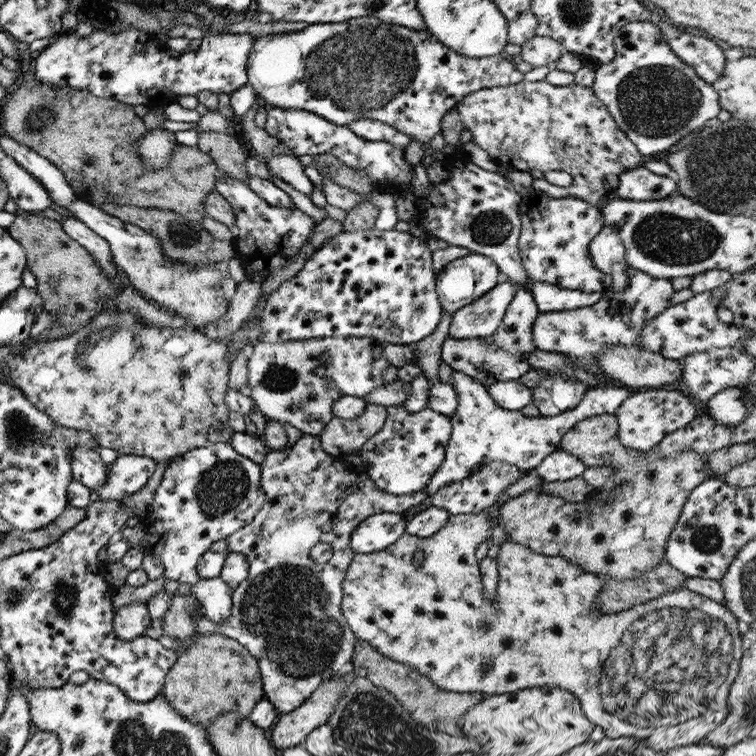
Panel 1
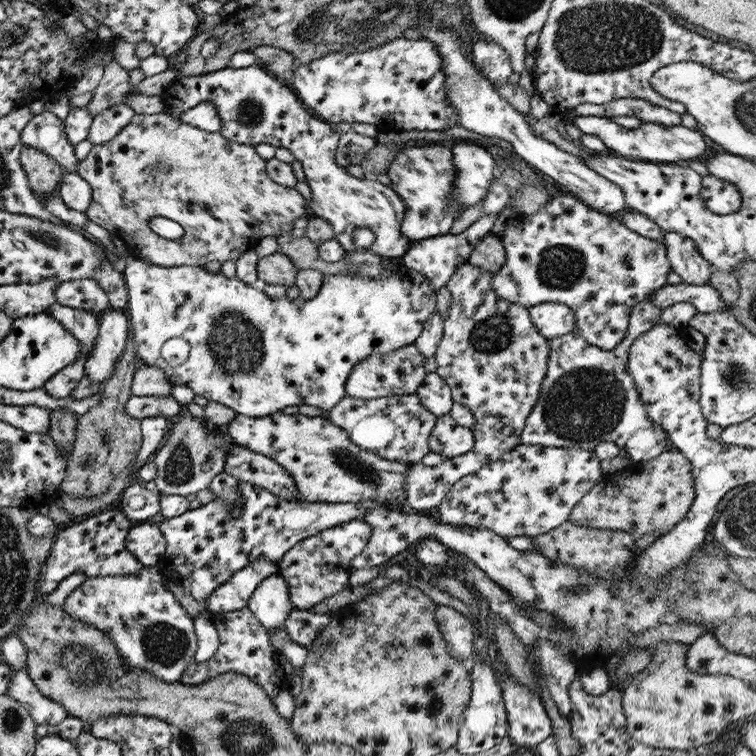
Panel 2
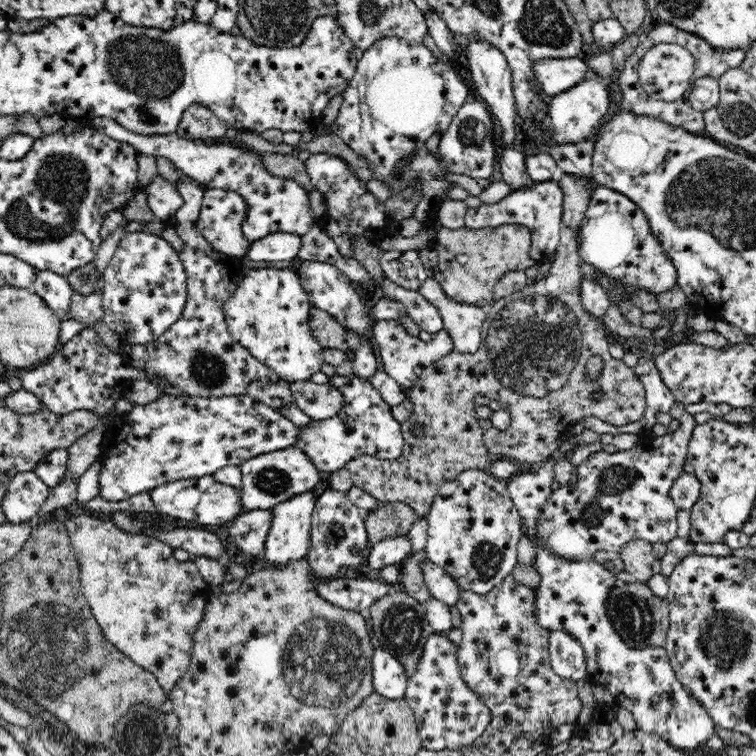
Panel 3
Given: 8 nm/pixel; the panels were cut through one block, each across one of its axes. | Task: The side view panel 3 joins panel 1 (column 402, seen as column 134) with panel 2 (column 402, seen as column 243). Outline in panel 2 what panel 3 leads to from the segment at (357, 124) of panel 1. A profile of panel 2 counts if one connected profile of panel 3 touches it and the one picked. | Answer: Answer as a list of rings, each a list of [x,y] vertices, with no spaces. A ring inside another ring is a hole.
[[[448,144],[413,146],[397,151],[387,170],[389,188],[407,205],[399,231],[412,241],[431,238],[450,232],[455,217],[463,210],[449,206],[451,189],[455,189],[455,166]]]

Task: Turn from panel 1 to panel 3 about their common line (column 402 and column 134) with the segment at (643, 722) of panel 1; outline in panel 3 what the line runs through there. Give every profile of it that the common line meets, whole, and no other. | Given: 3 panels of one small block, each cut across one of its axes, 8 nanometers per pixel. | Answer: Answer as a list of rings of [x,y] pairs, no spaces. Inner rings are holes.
[[[81,512],[70,516],[64,523],[79,562],[81,592],[103,635],[132,662],[154,674],[166,696],[169,696],[188,670],[193,653],[193,636],[206,614],[212,586],[205,581],[193,560],[176,560],[173,548],[154,537],[126,532],[118,528],[114,521]]]

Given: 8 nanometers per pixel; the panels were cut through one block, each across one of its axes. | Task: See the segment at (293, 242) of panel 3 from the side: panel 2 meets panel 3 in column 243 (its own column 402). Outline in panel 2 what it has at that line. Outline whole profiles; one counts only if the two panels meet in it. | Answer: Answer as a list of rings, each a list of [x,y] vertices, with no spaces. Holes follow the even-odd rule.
[[[491,214],[491,216],[481,215],[473,224],[470,224],[459,234],[449,232],[444,235],[409,242],[405,254],[401,257],[404,268],[414,276],[427,276],[429,282],[431,282],[431,287],[435,290],[444,286],[449,277],[455,272],[456,267],[467,263],[467,256],[471,254],[473,246],[485,235],[490,234],[493,221],[496,218],[497,214]]]

